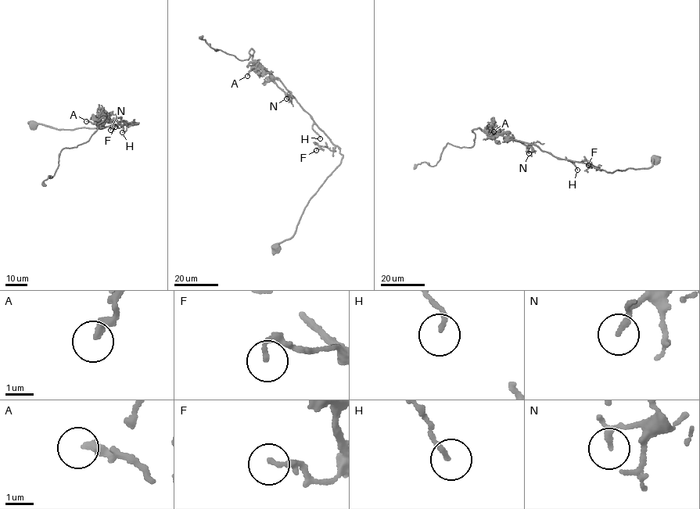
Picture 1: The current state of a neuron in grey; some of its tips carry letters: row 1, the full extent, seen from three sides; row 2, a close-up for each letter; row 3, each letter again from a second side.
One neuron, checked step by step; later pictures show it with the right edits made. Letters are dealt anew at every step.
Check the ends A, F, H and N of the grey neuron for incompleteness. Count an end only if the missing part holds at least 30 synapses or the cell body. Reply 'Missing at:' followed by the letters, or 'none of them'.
Missing at: none of them

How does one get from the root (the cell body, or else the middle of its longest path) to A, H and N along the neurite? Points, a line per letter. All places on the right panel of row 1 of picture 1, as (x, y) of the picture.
A: (655, 160), (648, 167), (607, 173), (585, 163), (558, 159), (534, 145), (487, 134), (493, 131)
H: (655, 160), (649, 167), (629, 168), (612, 173), (589, 164), (565, 159), (577, 170)
N: (655, 160), (648, 167), (607, 173), (510, 138), (529, 147), (529, 153)

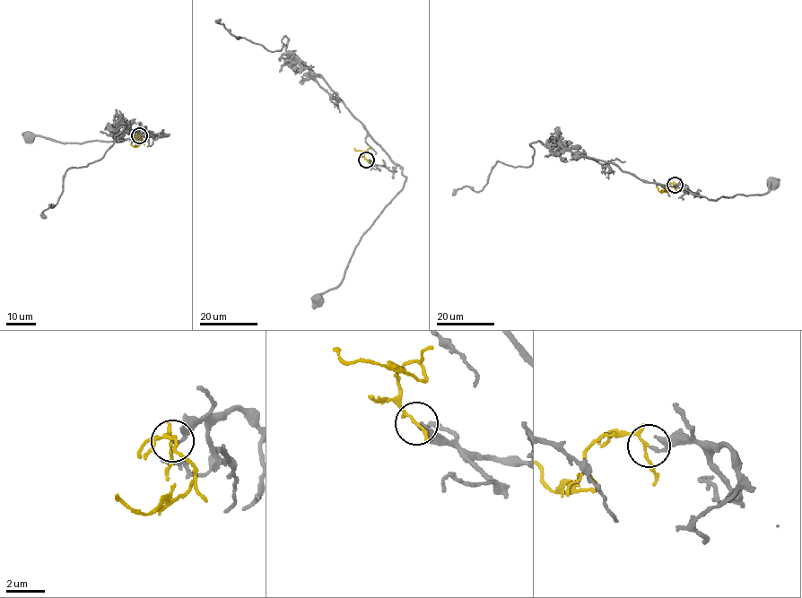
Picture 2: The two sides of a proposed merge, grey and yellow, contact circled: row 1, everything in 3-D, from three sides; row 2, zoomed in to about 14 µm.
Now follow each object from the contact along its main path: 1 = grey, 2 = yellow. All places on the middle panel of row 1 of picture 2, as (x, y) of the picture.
1: (367, 160), (391, 171), (398, 165), (405, 180), (361, 237), (343, 281), (325, 291), (319, 299)
2: (367, 160), (363, 152), (367, 151), (368, 153), (353, 149)

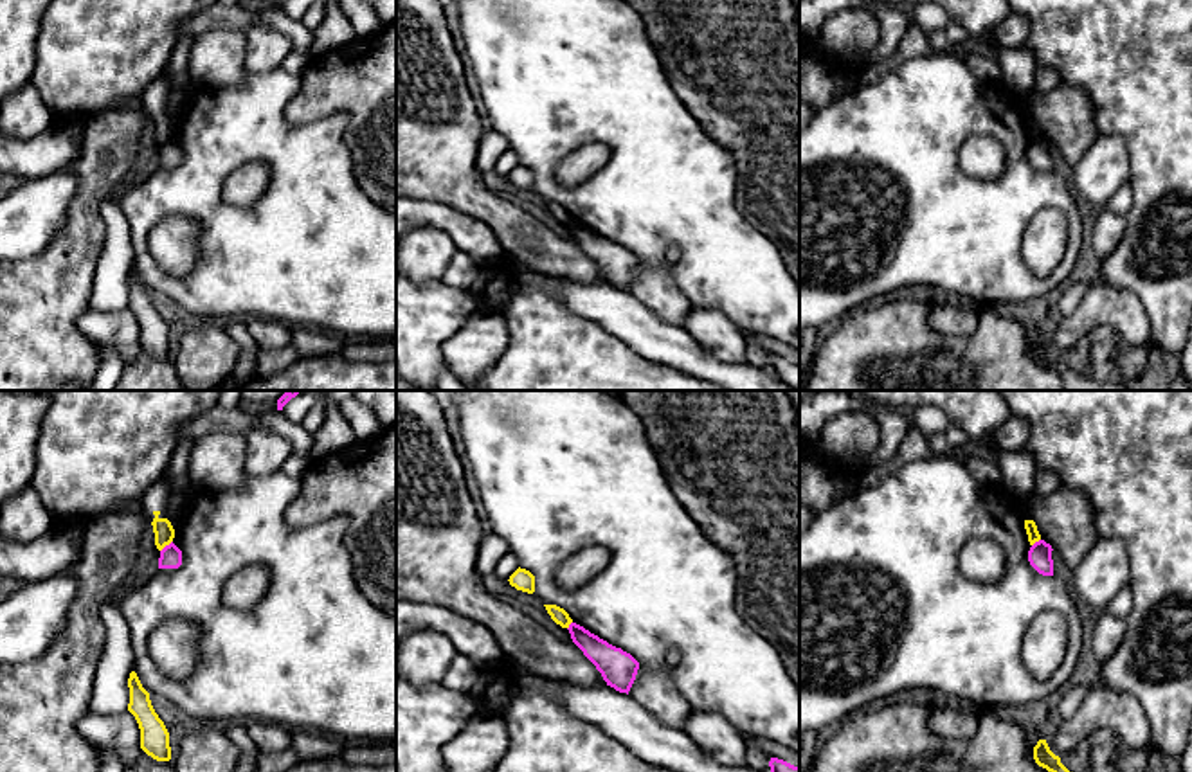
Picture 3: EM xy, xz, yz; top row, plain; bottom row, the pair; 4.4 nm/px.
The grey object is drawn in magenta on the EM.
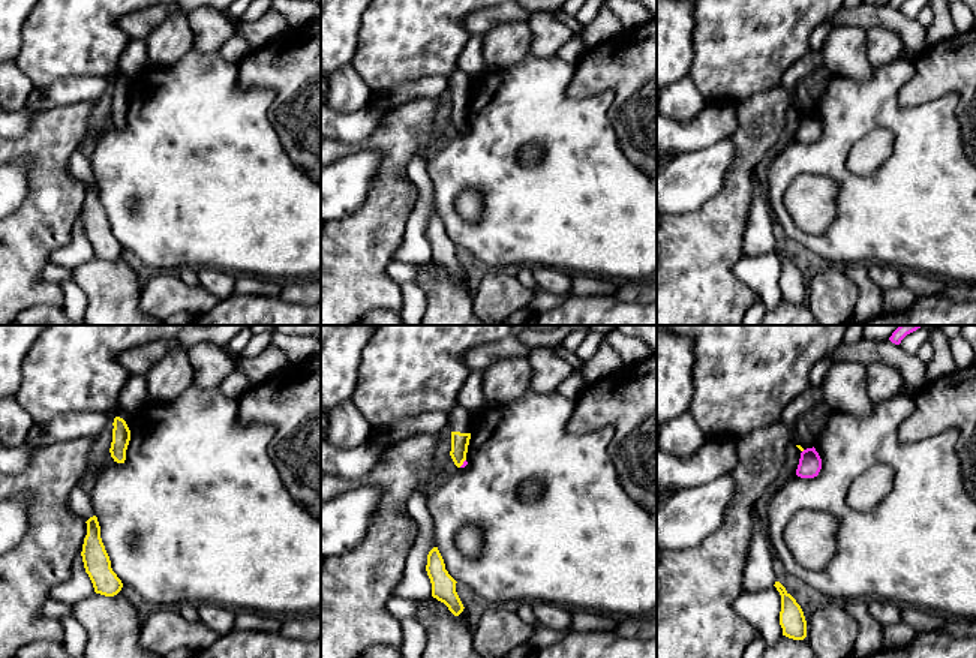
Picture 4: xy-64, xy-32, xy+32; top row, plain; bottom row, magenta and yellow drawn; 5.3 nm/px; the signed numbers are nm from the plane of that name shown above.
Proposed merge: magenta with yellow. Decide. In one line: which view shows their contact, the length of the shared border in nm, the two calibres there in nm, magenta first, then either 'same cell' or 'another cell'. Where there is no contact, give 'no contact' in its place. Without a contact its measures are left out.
xy | 80 nm | 100/90 nm | another cell

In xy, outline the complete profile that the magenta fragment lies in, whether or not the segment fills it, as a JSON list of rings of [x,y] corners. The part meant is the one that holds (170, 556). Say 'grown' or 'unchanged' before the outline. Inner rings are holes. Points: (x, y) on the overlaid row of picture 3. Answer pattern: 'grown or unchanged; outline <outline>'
unchanged; outline [[[171,542],[160,551],[158,569],[178,569],[182,565],[182,551]]]

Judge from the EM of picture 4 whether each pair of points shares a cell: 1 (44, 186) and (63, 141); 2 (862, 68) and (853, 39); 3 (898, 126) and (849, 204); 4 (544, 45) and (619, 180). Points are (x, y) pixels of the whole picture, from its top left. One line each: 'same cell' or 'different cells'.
1: same cell
2: same cell
3: same cell
4: different cells

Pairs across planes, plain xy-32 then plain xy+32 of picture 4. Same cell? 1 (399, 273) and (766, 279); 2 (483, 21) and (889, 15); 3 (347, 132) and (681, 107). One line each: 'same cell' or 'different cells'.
1: same cell
2: same cell
3: different cells

